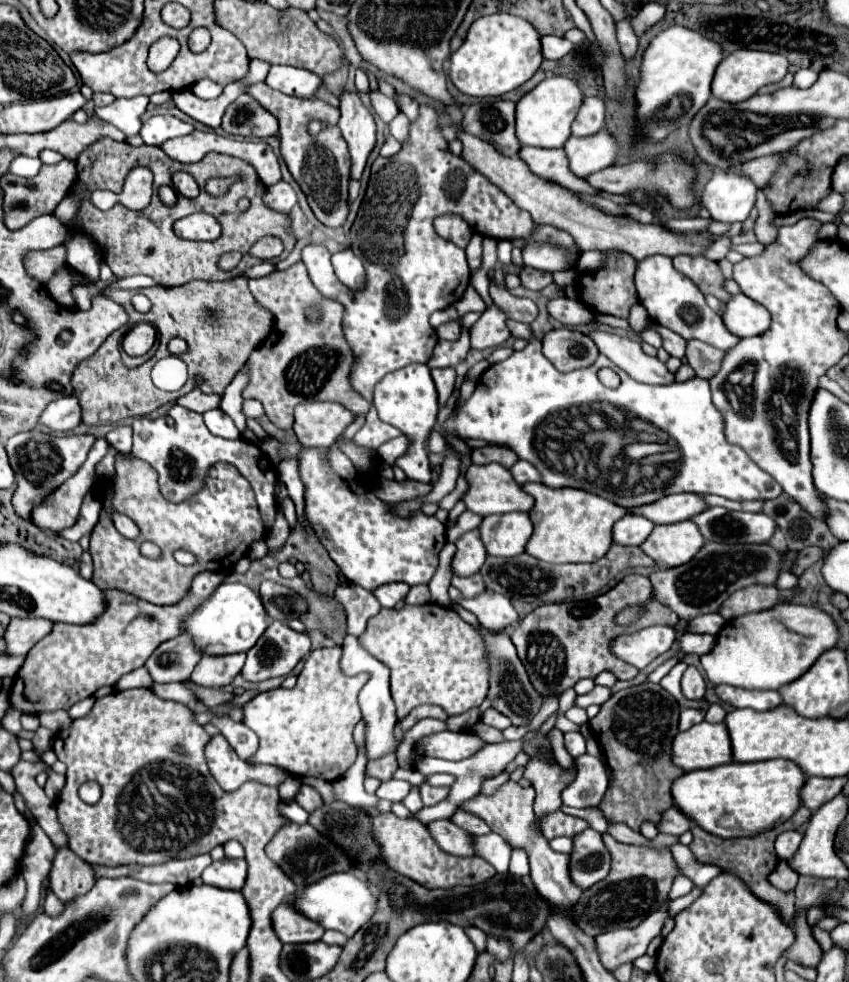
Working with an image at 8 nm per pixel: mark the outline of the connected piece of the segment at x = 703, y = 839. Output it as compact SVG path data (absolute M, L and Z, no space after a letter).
M801 806L801 810L797 810L797 812L795 812L789 820L785 820L783 824L777 824L775 828L765 830L765 832L761 832L761 834L757 834L757 836L751 836L751 838L733 838L733 840L723 840L723 838L705 834L701 828L693 826L691 832L693 832L695 838L693 838L693 842L691 842L689 848L693 850L693 854L697 856L697 860L707 862L707 864L721 866L721 868L729 870L731 874L743 878L743 880L749 884L751 892L753 892L757 898L763 898L765 902L773 902L773 906L777 906L777 908L781 910L781 916L783 916L783 920L787 922L789 916L791 916L793 910L795 910L795 894L793 894L793 892L791 892L791 894L785 894L785 892L777 890L777 888L769 882L769 874L775 870L775 866L777 866L777 862L779 862L779 860L777 860L777 854L775 854L775 850L773 850L773 842L775 842L777 834L781 834L781 832L785 832L785 830L795 830L795 828L799 828L803 822L809 820L809 816L811 816L811 812Z

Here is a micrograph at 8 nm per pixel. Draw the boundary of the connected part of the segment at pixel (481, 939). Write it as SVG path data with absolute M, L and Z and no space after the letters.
M467 926L467 928L465 928L465 934L469 936L469 940L475 944L475 948L477 948L479 952L485 952L485 938L487 938L487 934L485 934L483 930L479 930L479 928L475 928L475 926Z

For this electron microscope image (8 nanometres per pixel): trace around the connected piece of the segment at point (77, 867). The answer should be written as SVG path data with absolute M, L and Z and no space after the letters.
M57 850L51 868L51 890L61 902L71 902L91 890L95 884L91 866L71 850Z

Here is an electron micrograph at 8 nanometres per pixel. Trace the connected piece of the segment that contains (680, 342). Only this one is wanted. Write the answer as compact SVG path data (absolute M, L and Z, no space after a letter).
M649 322L643 330L651 330L651 328L655 328L657 334L663 338L663 348L665 348L671 356L677 356L677 358L683 358L683 356L685 356L685 346L687 346L687 342L685 342L679 334L675 334L673 330L669 330L669 328L661 326L661 324L655 324L655 322Z

